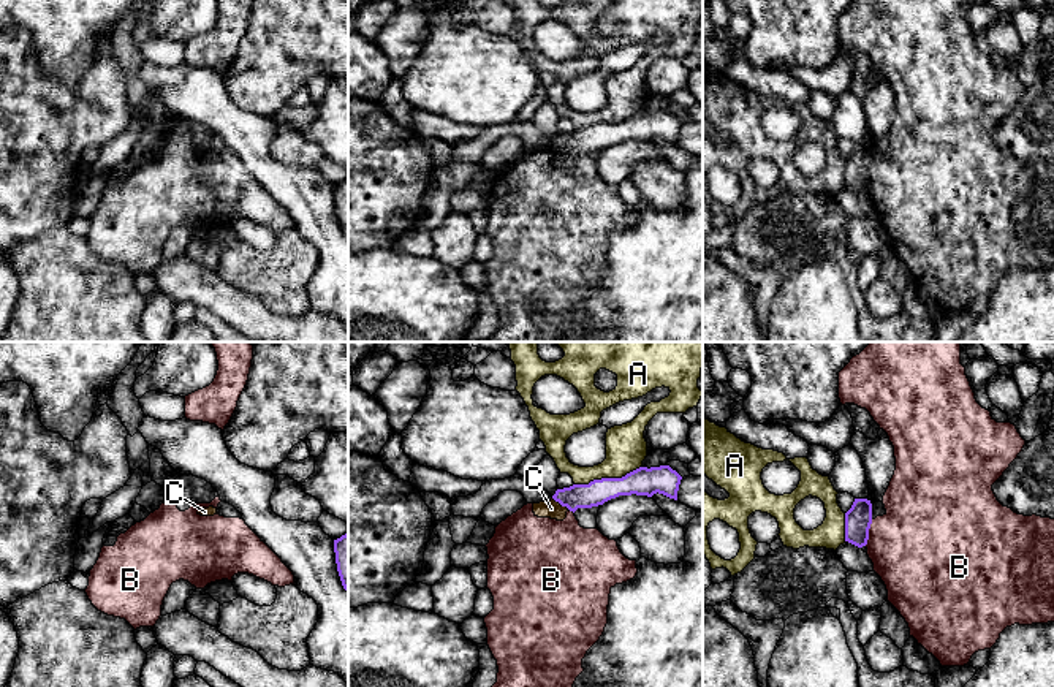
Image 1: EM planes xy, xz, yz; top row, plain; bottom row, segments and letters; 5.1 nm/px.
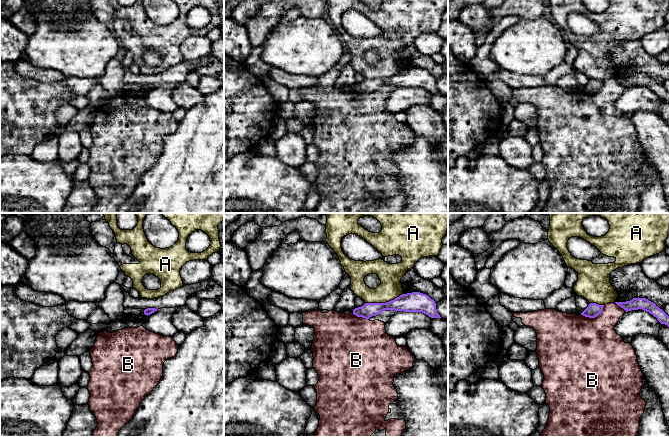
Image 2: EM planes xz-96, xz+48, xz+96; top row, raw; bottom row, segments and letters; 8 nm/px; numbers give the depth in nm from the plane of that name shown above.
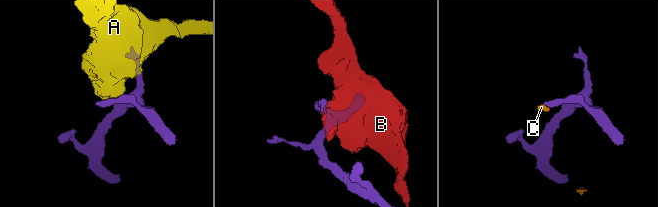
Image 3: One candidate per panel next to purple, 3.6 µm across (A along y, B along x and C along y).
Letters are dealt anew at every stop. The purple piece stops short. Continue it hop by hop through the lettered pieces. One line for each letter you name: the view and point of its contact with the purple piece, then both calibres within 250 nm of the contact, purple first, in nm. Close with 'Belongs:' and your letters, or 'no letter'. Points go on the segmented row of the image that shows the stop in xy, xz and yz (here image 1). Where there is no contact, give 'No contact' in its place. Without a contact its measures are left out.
Belongs: no letter

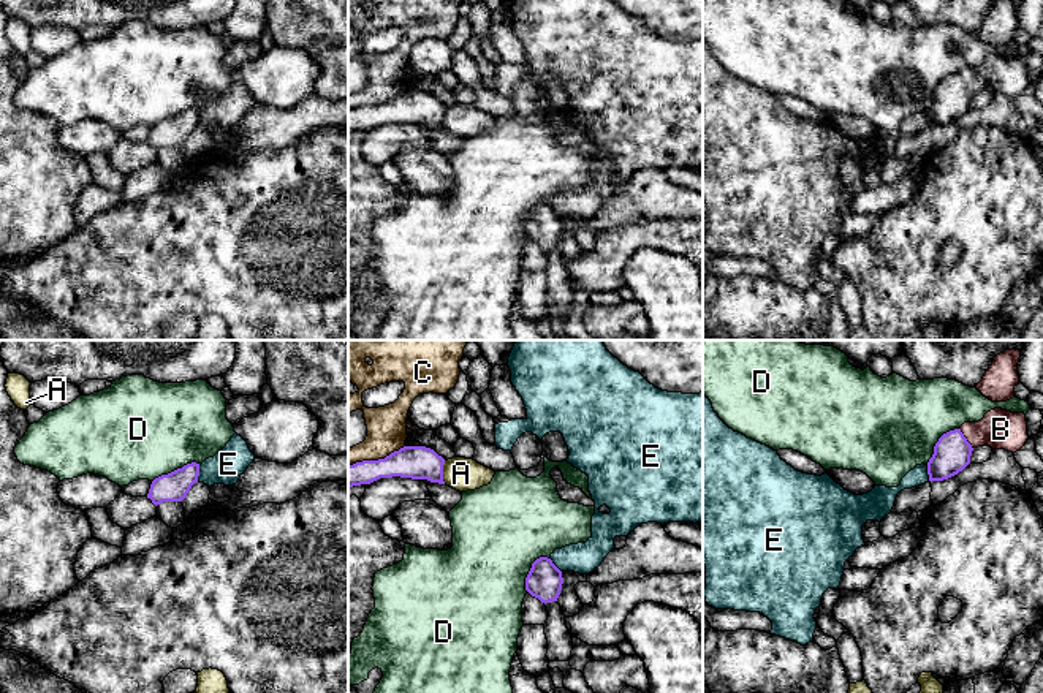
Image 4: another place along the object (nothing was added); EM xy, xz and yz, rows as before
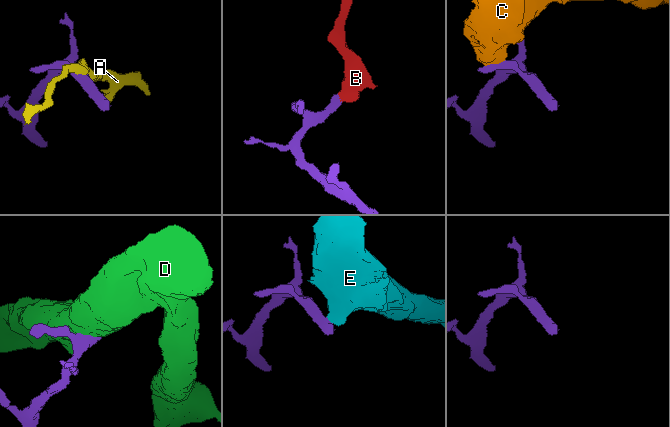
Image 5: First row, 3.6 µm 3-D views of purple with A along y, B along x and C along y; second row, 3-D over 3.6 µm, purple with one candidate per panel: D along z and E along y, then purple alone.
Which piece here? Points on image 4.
B: Touches purple at yz (966, 439). Thickness 190 nm (purple) against 200 nm
Belongs: B

